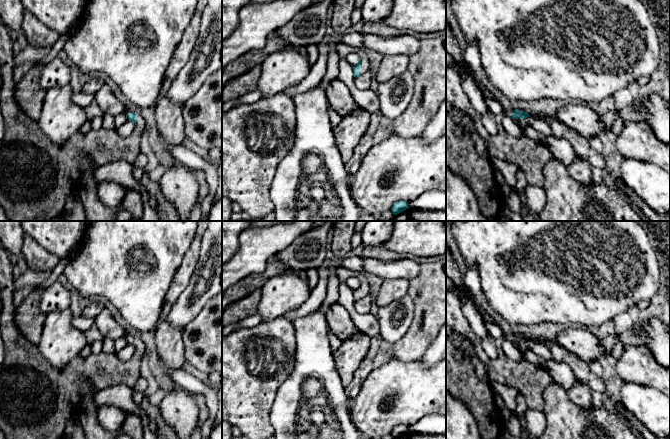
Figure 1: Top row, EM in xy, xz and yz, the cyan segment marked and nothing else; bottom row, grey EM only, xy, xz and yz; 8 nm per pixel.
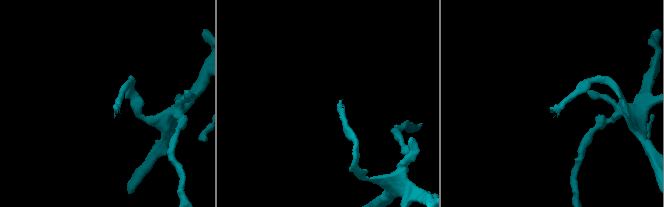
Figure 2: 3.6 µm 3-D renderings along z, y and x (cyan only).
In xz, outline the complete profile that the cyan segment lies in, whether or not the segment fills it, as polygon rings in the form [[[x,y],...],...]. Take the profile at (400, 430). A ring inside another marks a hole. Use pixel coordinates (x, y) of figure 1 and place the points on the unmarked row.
[[[398,425],[396,427],[393,428],[391,435],[393,436],[394,439],[397,439],[403,435],[405,435],[406,433],[408,433],[408,426],[406,425]]]

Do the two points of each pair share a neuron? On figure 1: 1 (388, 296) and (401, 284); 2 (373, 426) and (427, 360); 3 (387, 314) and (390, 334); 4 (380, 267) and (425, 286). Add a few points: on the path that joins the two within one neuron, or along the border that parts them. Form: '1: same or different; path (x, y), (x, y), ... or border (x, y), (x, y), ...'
1: same; path (391, 293), (398, 287)
2: different; border (420, 359), (424, 365), (433, 366), (435, 364)
3: same; path (388, 319), (390, 329)
4: different; border (420, 265), (419, 272), (409, 281)

